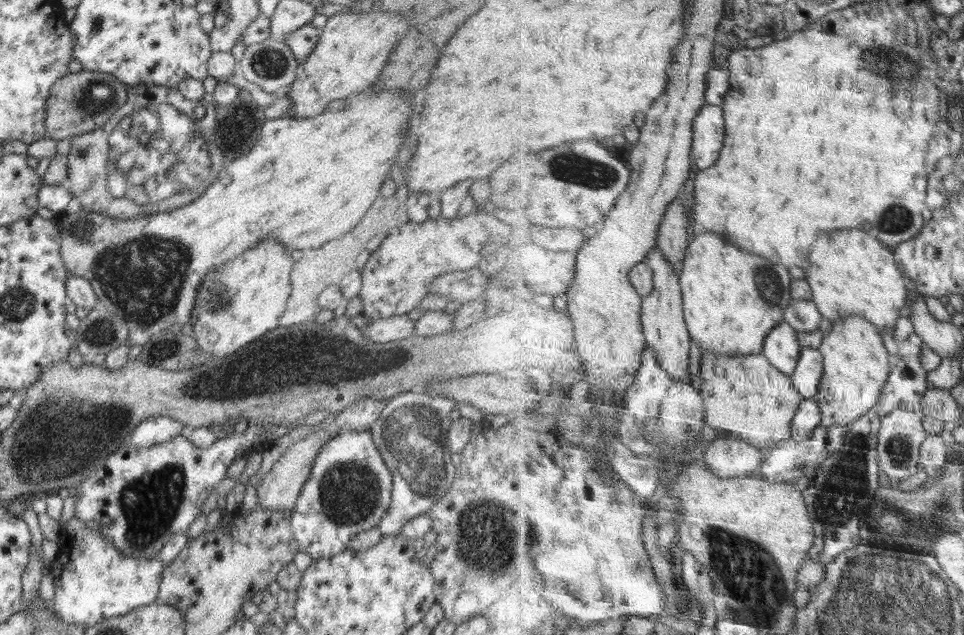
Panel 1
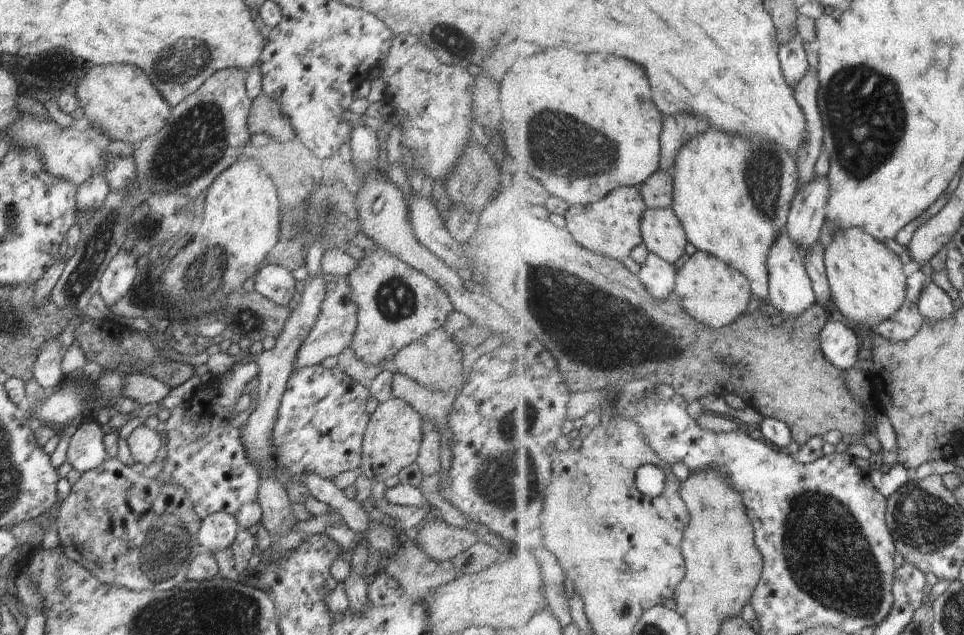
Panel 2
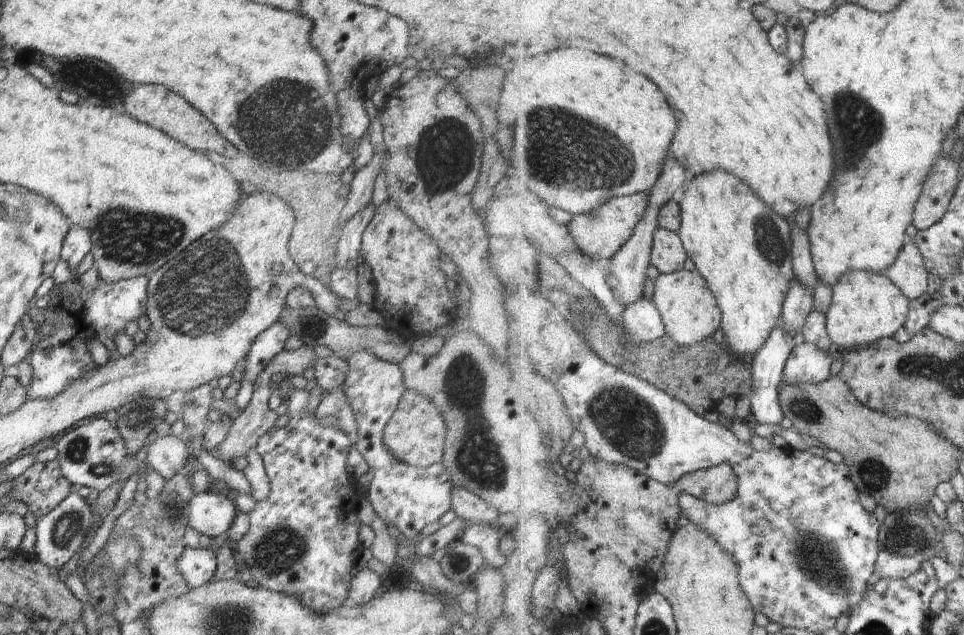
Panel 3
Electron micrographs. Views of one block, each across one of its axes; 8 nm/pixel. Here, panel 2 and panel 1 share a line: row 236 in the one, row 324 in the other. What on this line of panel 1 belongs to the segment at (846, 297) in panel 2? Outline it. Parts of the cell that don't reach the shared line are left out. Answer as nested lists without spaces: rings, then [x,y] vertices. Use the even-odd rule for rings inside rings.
[[[864,315],[849,316],[834,323],[833,329],[827,333],[819,349],[825,358],[825,375],[819,393],[814,398],[820,403],[823,412],[821,424],[827,427],[850,425],[868,414],[881,401],[883,390],[889,384],[890,375],[893,373],[895,359],[886,348],[881,330]]]

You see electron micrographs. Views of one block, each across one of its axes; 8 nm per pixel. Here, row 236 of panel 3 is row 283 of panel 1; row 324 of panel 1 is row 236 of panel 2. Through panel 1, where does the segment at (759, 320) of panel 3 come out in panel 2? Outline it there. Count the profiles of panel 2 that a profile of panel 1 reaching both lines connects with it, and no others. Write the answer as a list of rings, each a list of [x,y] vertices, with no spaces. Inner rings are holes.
[[[711,128],[710,132],[696,135],[694,140],[689,140],[677,158],[677,166],[674,168],[673,174],[675,180],[675,203],[672,207],[681,218],[682,224],[685,225],[689,242],[693,243],[698,250],[709,252],[710,254],[718,256],[719,259],[725,260],[728,264],[734,265],[740,272],[750,277],[755,297],[763,298],[763,300],[768,298],[771,294],[769,258],[772,246],[774,246],[779,236],[787,228],[794,199],[797,198],[797,194],[802,187],[801,170],[799,169],[799,162],[795,154],[790,151],[784,151],[782,147],[779,147],[778,143],[769,142],[768,138],[762,135],[754,135],[753,138],[749,138],[748,135],[728,134],[728,132],[712,130]]]

